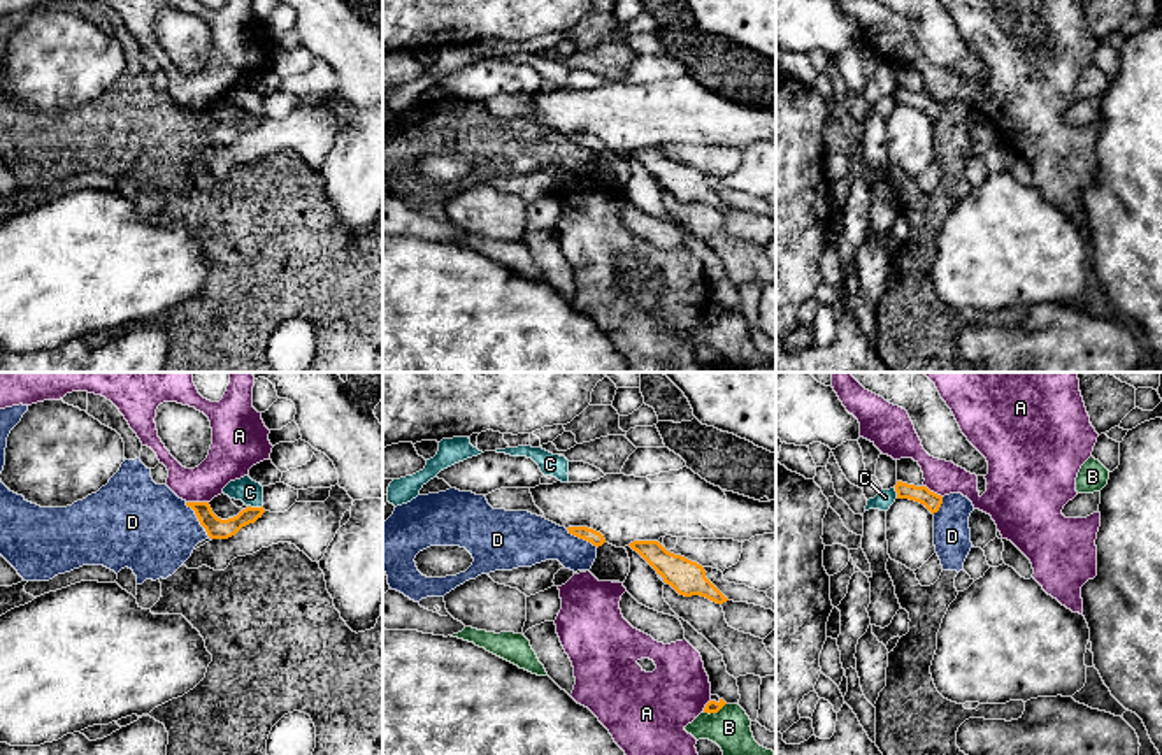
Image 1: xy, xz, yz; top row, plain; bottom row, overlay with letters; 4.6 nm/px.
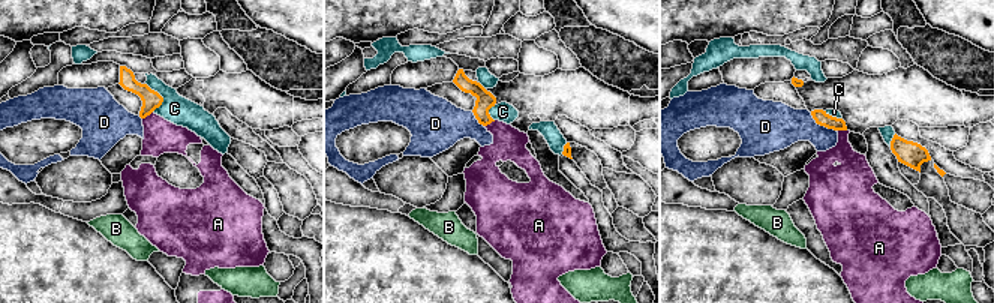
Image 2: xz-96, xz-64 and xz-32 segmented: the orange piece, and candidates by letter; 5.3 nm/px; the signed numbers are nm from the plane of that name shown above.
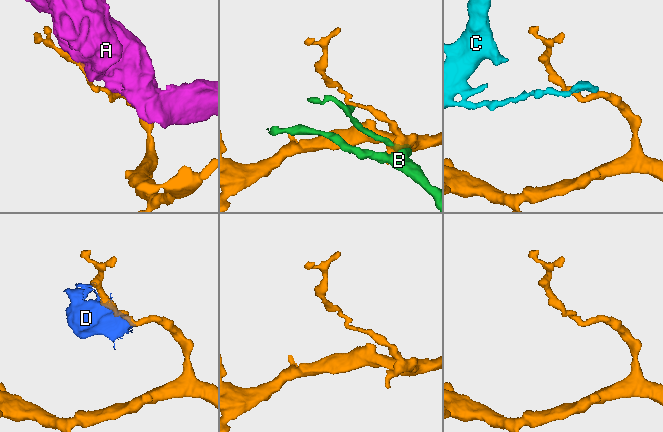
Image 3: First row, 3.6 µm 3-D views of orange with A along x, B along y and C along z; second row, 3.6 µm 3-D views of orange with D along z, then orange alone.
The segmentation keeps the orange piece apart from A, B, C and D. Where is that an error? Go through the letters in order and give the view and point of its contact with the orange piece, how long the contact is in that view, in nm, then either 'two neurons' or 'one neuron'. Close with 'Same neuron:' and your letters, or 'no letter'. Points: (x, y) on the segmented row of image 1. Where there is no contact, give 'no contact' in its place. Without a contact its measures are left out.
A: meets orange in xy at (197, 503); contact 100 nm long; two neurons
B: meets orange in xz at (713, 711); contact 120 nm long; two neurons
C: meets orange in xy at (257, 508); contact 60 nm long; two neurons
D: meets orange in xy at (199, 520); contact 200 nm long; two neurons
Same neuron: no letter

